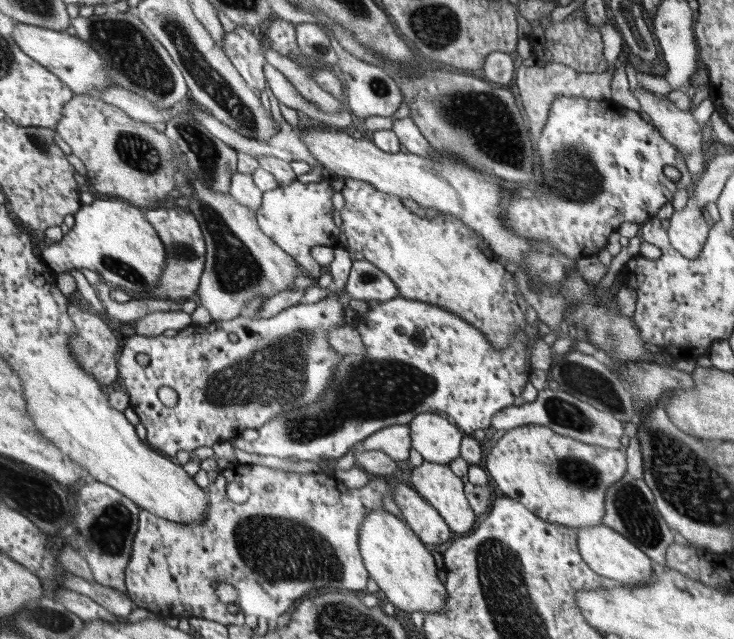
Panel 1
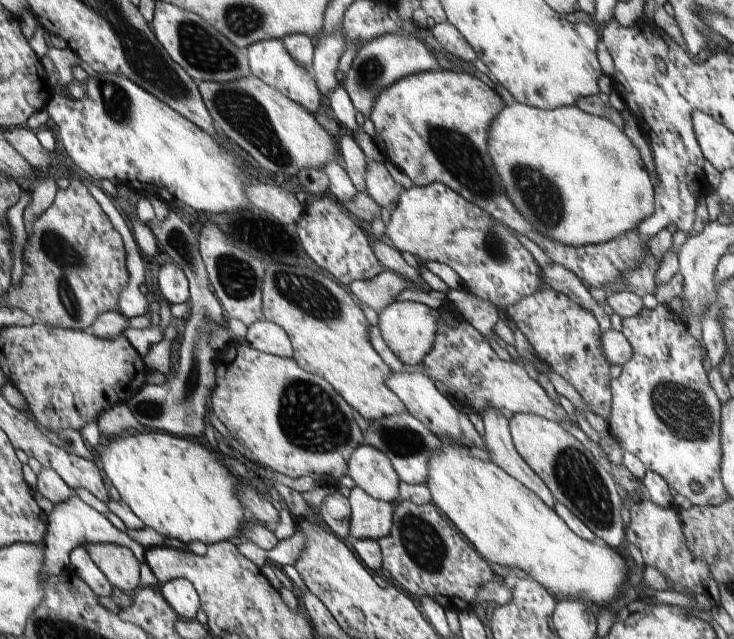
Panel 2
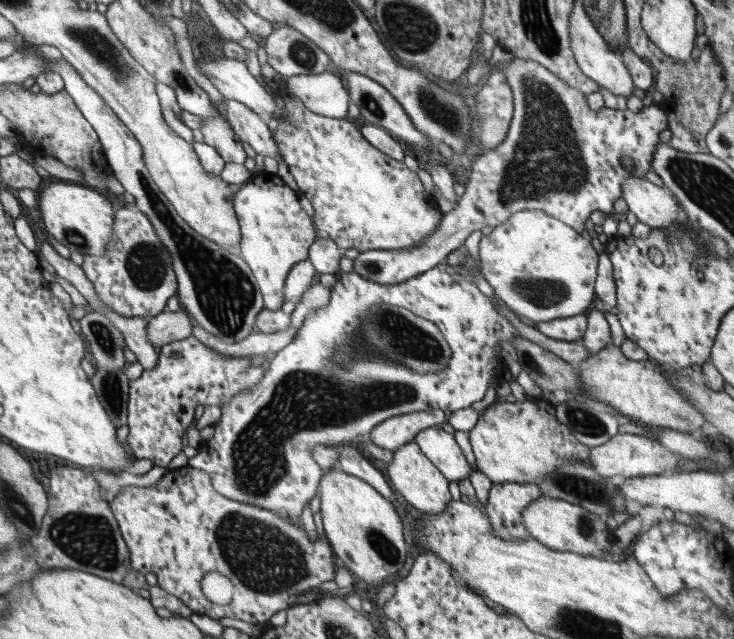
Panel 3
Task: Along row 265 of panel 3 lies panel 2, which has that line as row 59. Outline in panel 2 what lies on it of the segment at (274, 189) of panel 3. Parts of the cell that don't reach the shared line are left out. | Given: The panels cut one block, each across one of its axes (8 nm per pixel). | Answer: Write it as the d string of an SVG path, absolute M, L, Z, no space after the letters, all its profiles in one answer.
M263 40L247 47L253 75L262 79L265 83L269 83L271 87L281 91L282 94L289 96L294 102L301 103L306 110L316 113L322 106L322 98L315 80L302 66L296 64L296 60L286 52L282 42L283 40Z

